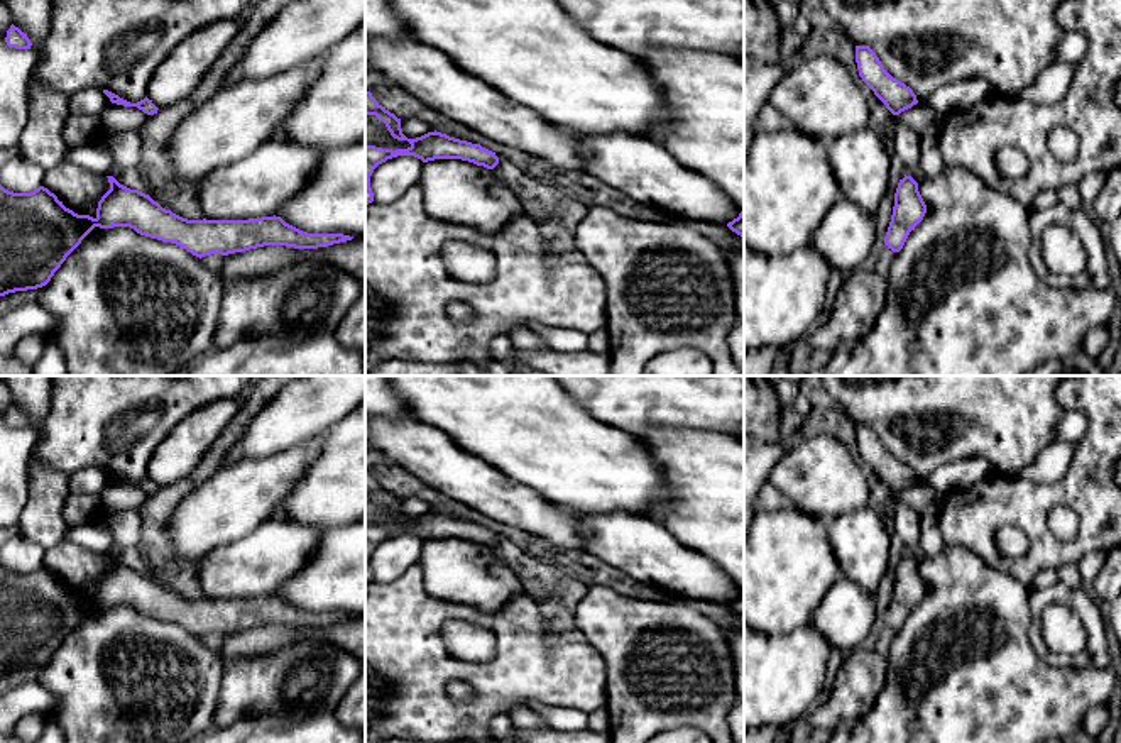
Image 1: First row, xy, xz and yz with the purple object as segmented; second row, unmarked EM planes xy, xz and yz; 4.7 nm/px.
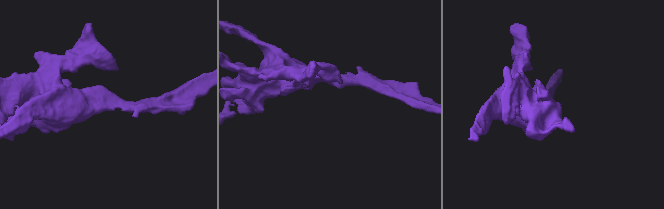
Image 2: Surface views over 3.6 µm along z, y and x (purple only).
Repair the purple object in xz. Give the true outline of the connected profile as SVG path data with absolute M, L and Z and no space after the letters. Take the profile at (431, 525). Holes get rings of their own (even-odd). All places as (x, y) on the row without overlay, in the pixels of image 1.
M365 469L365 494L375 494L380 498L391 515L397 520L407 520L411 525L407 528L382 528L375 525L365 526L365 584L374 581L374 572L370 567L370 555L374 548L386 542L387 538L397 535L414 535L423 542L435 538L462 538L473 542L477 545L484 545L487 548L494 548L499 543L499 537L495 531L482 526L480 523L472 523L467 520L460 520L450 516L441 511L428 511L416 518L407 518L401 508L401 498L391 493L386 486L382 486L370 471Z

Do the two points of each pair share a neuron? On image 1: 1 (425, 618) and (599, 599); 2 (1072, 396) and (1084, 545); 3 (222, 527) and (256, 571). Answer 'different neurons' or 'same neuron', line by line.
1: different neurons
2: same neuron
3: different neurons

